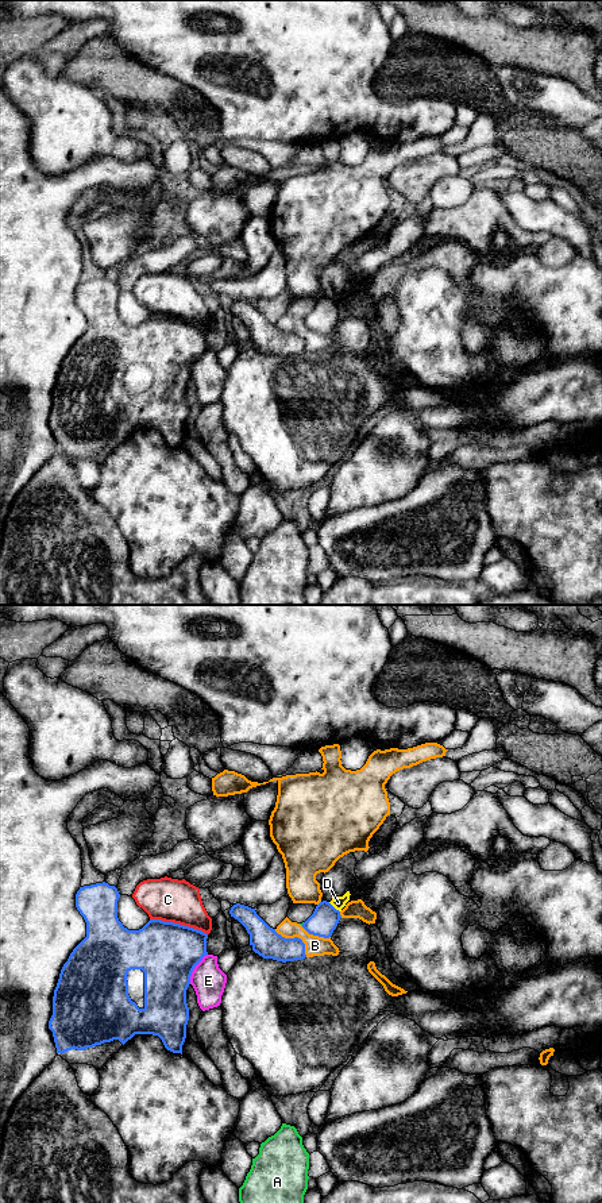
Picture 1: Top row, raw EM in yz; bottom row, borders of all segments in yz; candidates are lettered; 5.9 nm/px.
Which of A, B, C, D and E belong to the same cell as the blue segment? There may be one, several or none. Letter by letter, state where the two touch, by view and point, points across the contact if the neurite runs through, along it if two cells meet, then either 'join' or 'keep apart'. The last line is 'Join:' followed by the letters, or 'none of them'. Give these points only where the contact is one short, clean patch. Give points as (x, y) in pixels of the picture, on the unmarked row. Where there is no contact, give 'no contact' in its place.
A: meets blue in yz at (303, 319); keep apart
B: meets blue in yz at (296, 332); keep apart
C: meets blue in yz at (178, 319); keep apart
D: meets blue in yz at (332, 301); border along yz (328, 297), (339, 307); keep apart
E: meets blue in yz at (193, 363); keep apart
Join: none of them

